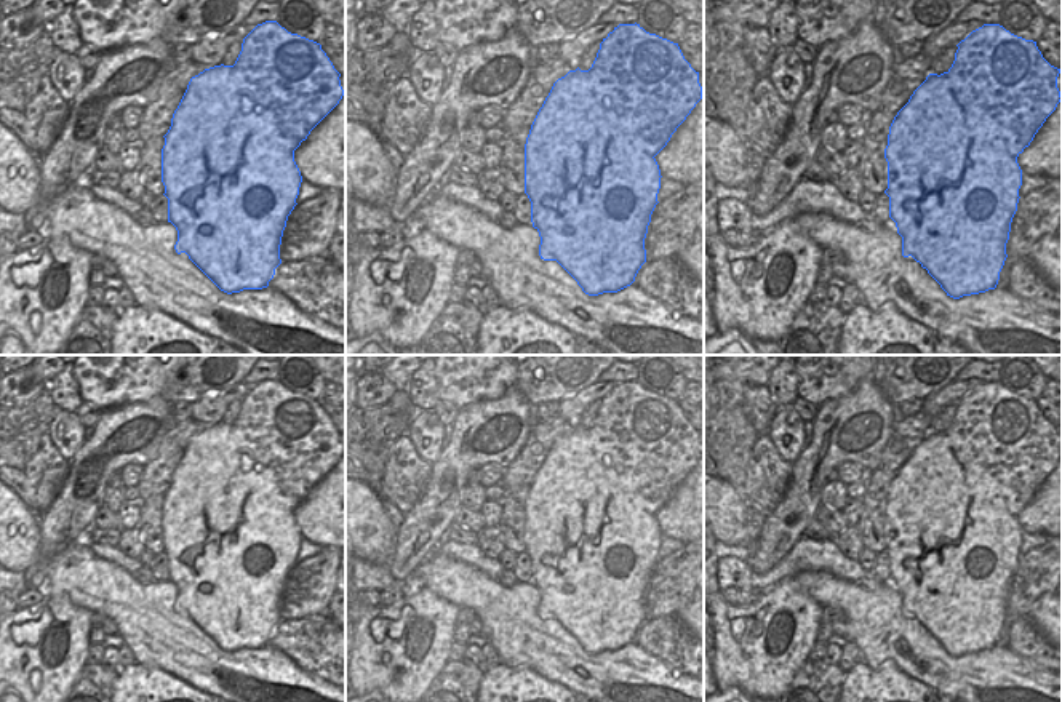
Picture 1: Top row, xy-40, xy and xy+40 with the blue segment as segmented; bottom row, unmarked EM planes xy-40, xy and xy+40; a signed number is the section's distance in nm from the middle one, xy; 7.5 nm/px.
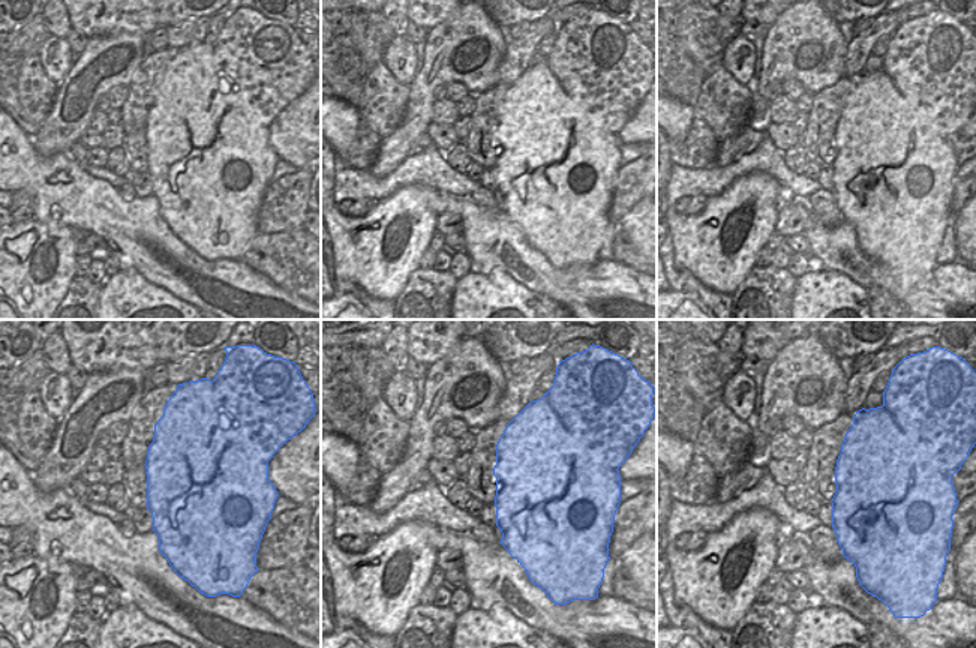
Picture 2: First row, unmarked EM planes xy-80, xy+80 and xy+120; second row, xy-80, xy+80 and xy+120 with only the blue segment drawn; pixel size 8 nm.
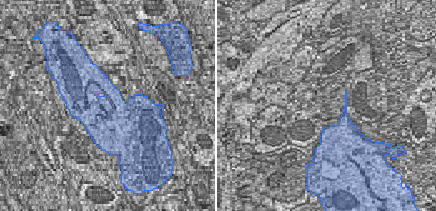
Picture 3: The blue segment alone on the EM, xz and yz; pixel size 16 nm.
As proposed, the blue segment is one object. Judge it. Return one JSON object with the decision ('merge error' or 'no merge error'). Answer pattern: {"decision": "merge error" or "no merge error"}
{"decision": "merge error"}

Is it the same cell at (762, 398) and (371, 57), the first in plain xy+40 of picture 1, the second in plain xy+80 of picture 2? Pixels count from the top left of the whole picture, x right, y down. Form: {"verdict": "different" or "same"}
{"verdict": "same"}

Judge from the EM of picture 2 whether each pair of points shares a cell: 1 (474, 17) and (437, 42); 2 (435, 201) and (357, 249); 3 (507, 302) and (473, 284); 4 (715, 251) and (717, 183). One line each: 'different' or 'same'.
1: same
2: different
3: same
4: different

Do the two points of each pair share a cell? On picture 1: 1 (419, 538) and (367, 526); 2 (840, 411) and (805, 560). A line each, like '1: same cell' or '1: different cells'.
1: different cells
2: different cells

